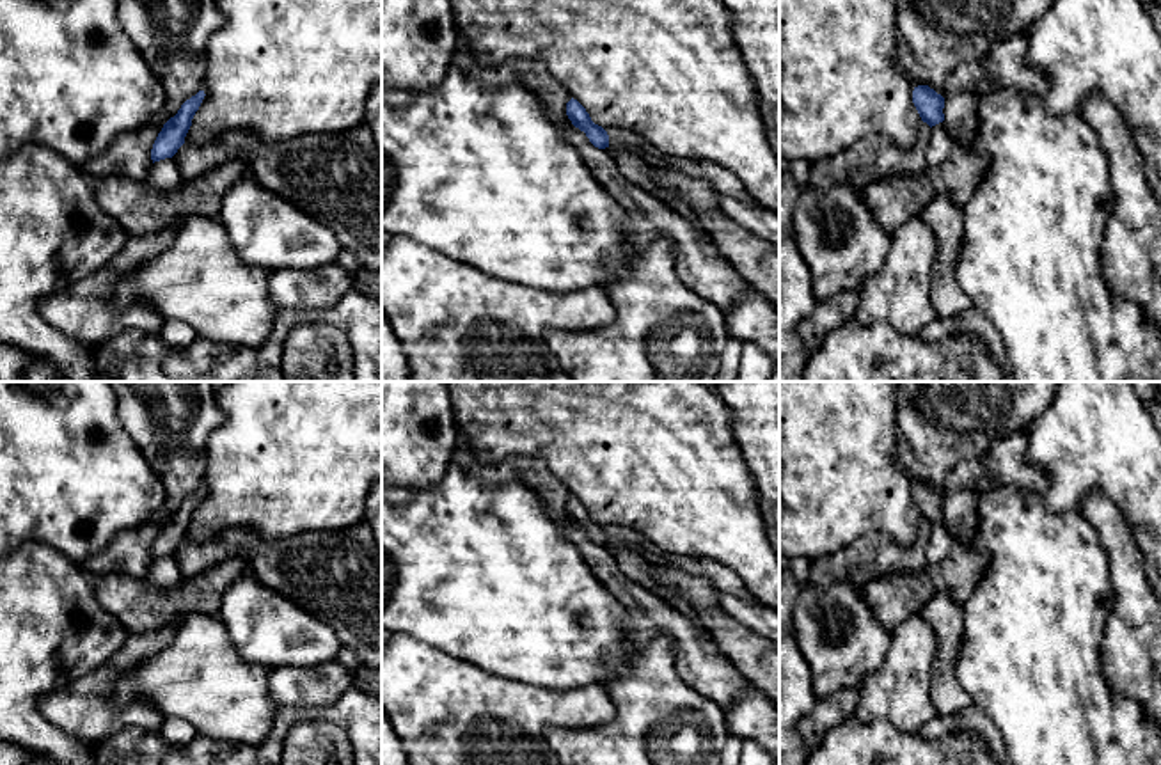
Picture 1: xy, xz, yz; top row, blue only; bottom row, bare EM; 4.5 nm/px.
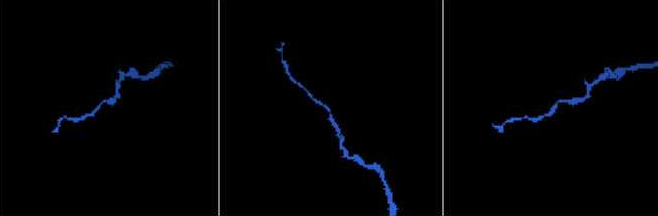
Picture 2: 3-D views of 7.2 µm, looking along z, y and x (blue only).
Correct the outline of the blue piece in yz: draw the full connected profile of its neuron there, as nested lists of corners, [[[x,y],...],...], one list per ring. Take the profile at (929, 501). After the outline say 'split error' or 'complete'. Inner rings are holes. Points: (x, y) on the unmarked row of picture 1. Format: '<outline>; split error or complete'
[[[928,483],[914,485],[912,501],[921,518],[927,520],[930,525],[944,518],[944,495]]]; complete

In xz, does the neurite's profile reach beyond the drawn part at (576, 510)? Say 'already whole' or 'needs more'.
already whole

